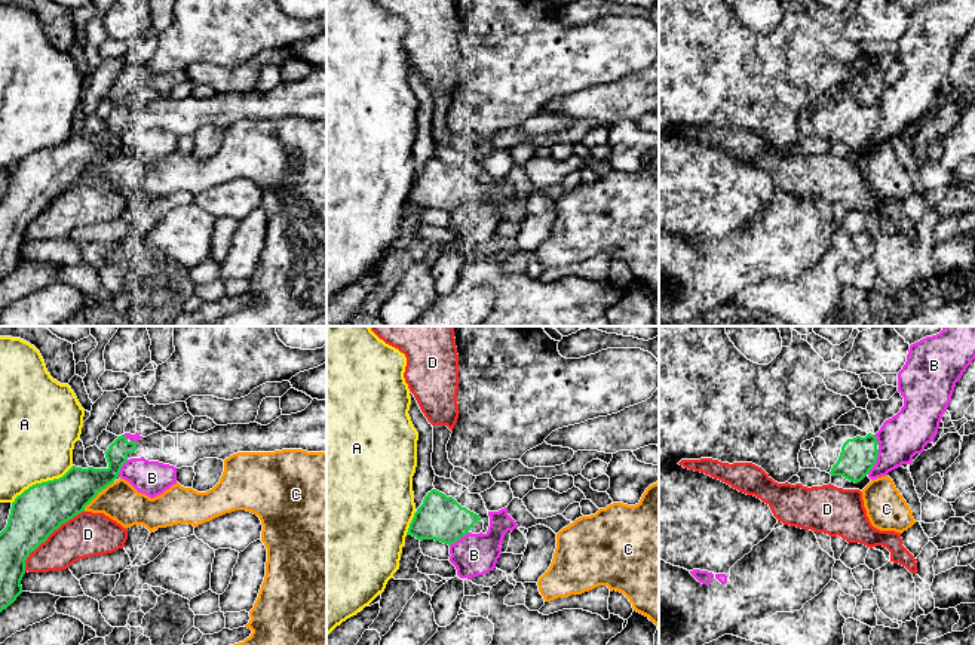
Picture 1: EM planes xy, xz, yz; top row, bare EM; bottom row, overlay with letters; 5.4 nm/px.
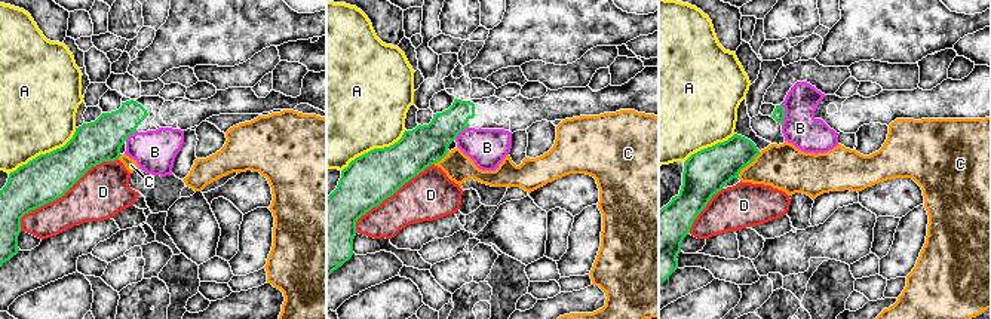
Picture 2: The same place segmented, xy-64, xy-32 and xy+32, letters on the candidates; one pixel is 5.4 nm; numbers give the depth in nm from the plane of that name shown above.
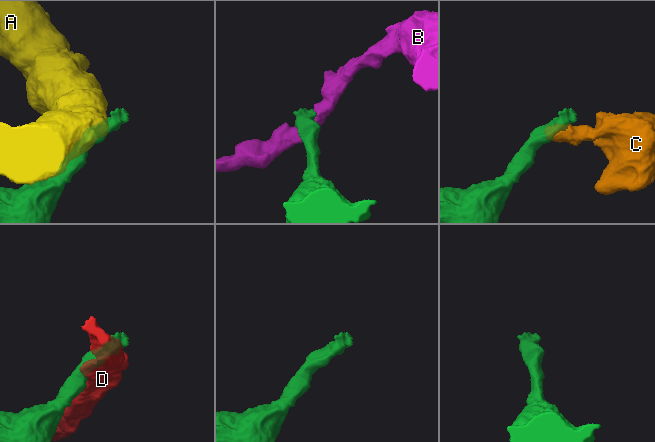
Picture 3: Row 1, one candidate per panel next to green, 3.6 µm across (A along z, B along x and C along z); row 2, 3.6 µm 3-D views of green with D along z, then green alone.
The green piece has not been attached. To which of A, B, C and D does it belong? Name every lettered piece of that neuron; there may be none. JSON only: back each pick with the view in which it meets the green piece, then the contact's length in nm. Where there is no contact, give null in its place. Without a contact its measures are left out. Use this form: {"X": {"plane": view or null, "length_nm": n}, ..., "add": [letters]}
{"add": []}

